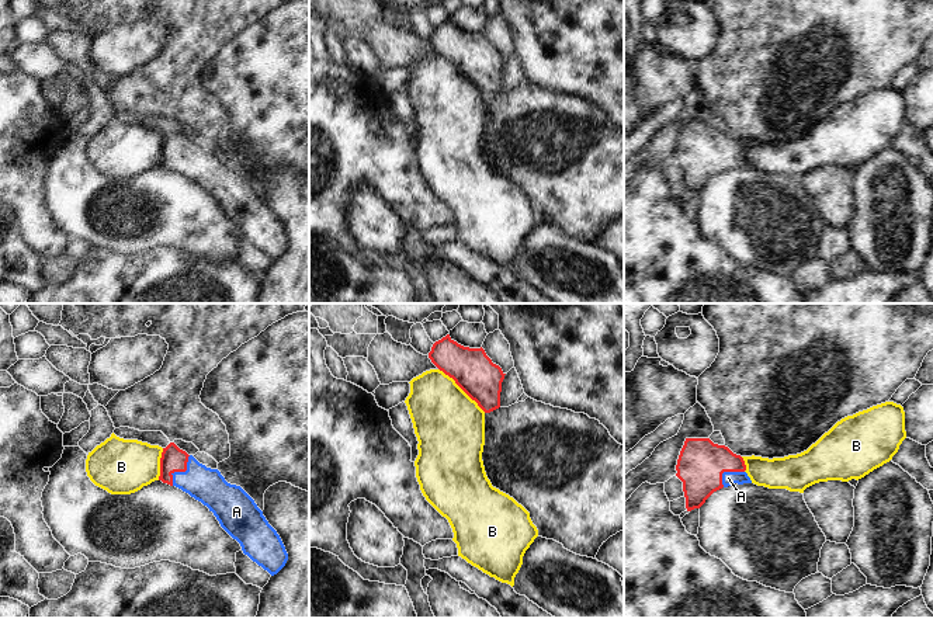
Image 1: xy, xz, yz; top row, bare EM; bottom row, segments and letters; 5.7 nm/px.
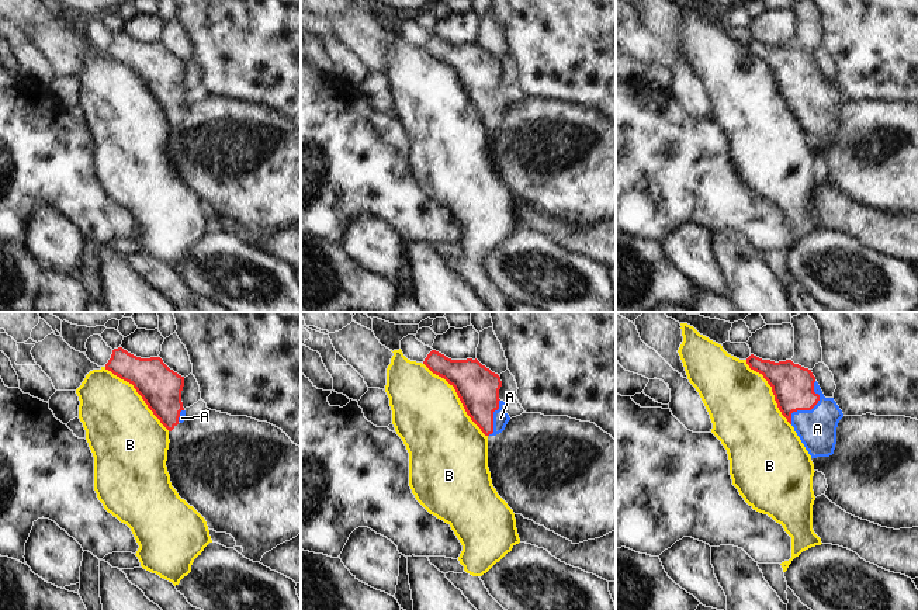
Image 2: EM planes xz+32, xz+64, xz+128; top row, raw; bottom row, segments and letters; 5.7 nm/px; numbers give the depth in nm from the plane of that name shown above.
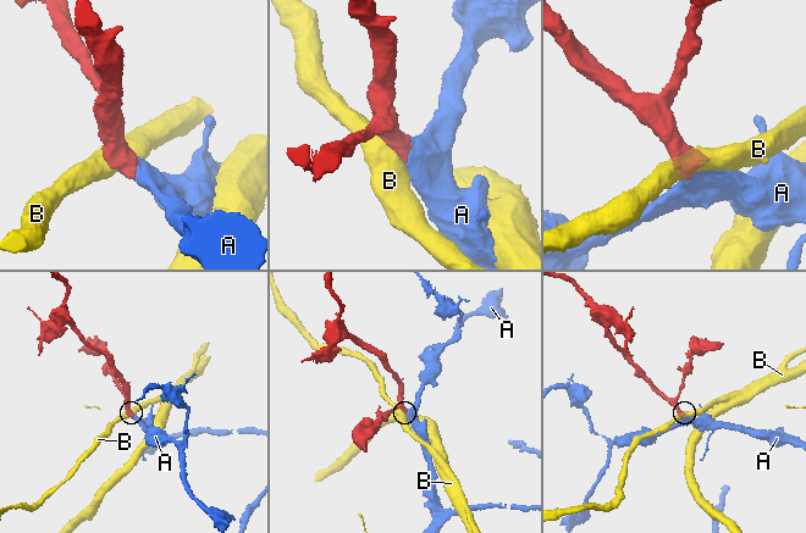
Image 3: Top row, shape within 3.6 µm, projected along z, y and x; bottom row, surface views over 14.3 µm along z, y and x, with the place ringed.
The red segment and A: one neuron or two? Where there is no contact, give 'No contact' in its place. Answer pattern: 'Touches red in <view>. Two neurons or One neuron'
Touches red in xy. One neuron

